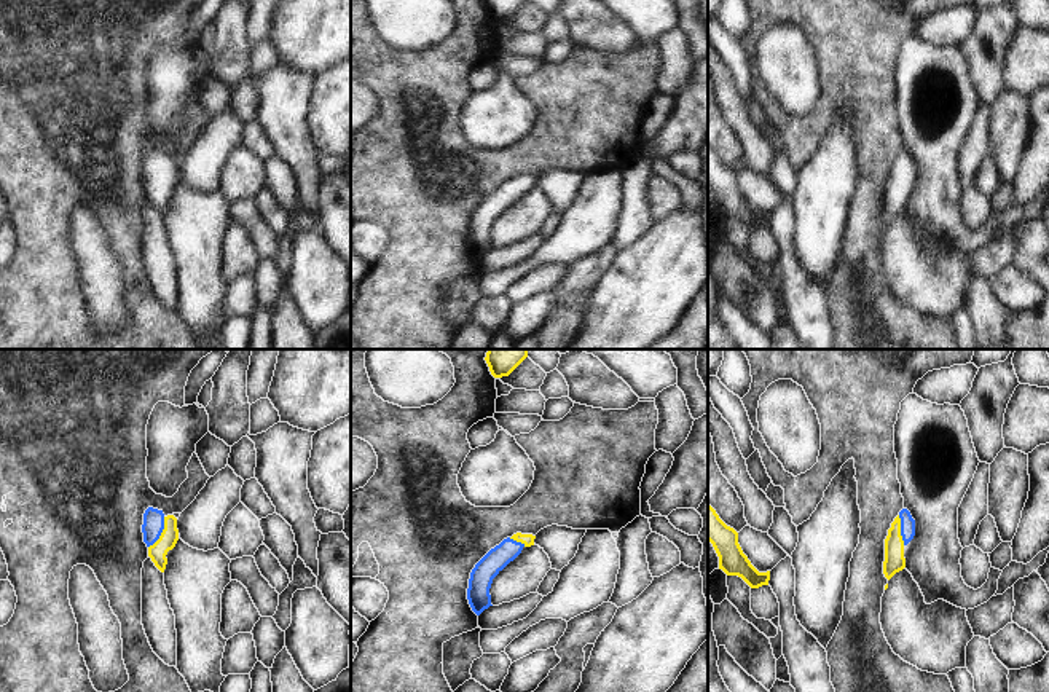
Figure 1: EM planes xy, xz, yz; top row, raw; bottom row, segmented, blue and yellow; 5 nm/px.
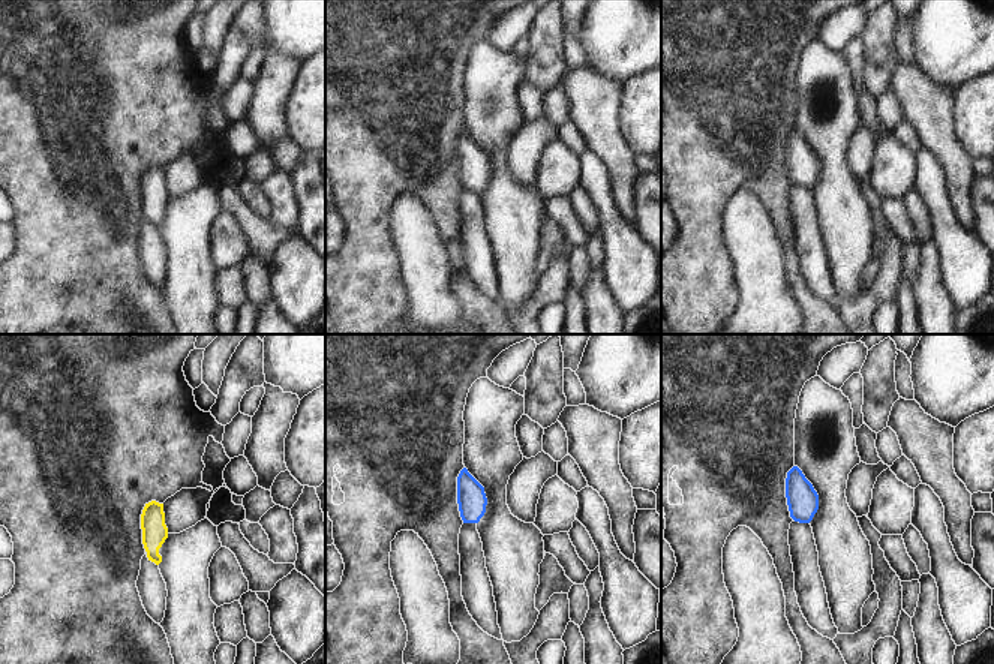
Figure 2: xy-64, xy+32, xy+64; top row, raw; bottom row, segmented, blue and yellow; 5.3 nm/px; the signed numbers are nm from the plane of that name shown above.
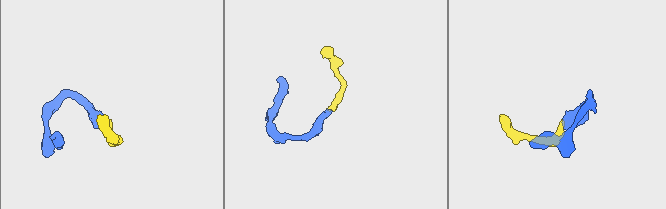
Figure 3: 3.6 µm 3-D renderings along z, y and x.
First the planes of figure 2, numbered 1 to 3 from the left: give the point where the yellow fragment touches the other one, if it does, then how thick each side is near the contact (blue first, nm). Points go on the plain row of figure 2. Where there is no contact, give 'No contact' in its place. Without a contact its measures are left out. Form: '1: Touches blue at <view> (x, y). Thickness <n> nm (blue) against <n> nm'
1: No contact
2: No contact
3: No contact.

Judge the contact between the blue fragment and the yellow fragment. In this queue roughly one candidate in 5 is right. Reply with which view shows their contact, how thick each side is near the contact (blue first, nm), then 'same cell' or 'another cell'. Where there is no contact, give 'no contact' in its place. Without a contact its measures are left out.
xy | 110/90 nm | same cell

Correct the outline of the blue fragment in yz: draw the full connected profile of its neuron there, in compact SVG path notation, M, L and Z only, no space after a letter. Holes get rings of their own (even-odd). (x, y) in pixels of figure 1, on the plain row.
M902 151L891 166L885 182L883 217L890 223L906 210L904 190L915 179L915 163L907 151Z

